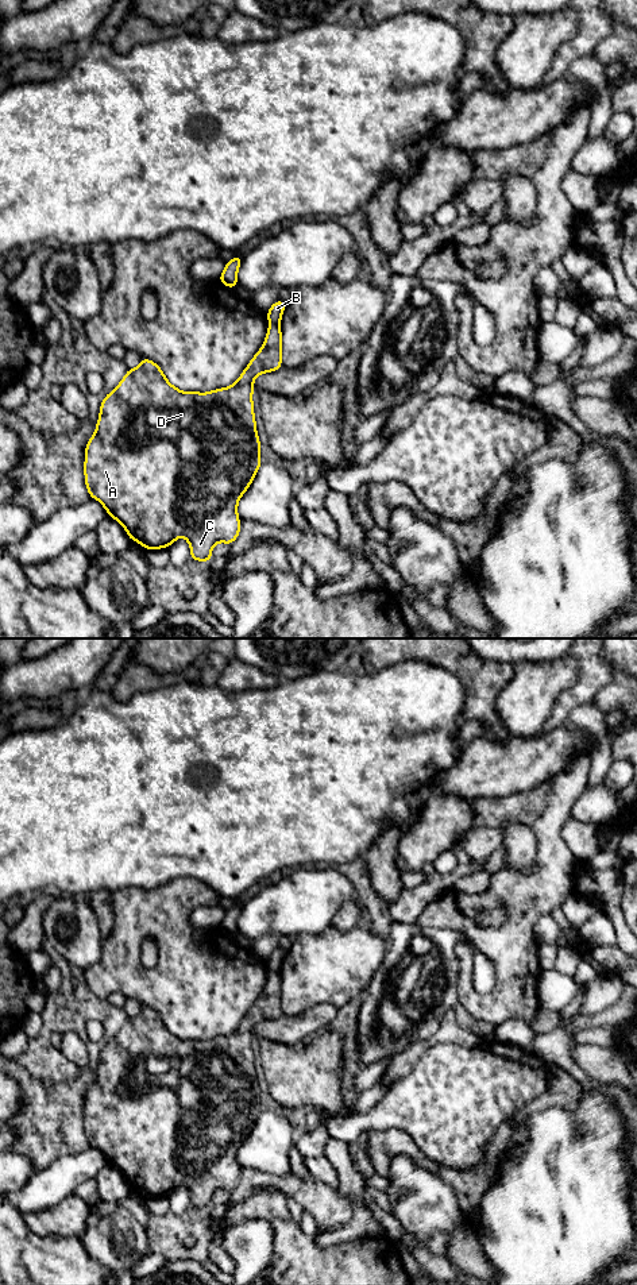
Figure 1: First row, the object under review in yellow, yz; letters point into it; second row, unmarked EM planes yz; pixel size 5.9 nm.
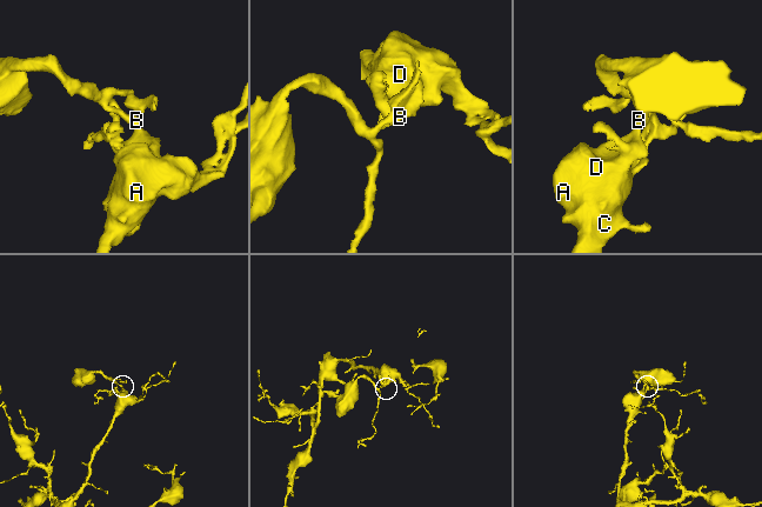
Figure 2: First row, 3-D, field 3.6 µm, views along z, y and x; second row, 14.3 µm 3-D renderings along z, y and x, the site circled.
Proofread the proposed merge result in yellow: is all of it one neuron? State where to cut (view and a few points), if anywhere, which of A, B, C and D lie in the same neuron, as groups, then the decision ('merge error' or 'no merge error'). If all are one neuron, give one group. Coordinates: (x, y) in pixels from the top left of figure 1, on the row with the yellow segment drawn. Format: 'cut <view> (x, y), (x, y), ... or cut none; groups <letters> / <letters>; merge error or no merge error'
cut yz (270, 321), (278, 324); groups A C D / B; merge error

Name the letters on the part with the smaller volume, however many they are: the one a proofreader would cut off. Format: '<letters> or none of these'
B

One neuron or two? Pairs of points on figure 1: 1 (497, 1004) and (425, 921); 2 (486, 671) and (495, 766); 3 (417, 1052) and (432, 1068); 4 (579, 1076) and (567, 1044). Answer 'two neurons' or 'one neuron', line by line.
1: one neuron
2: two neurons
3: two neurons
4: one neuron

